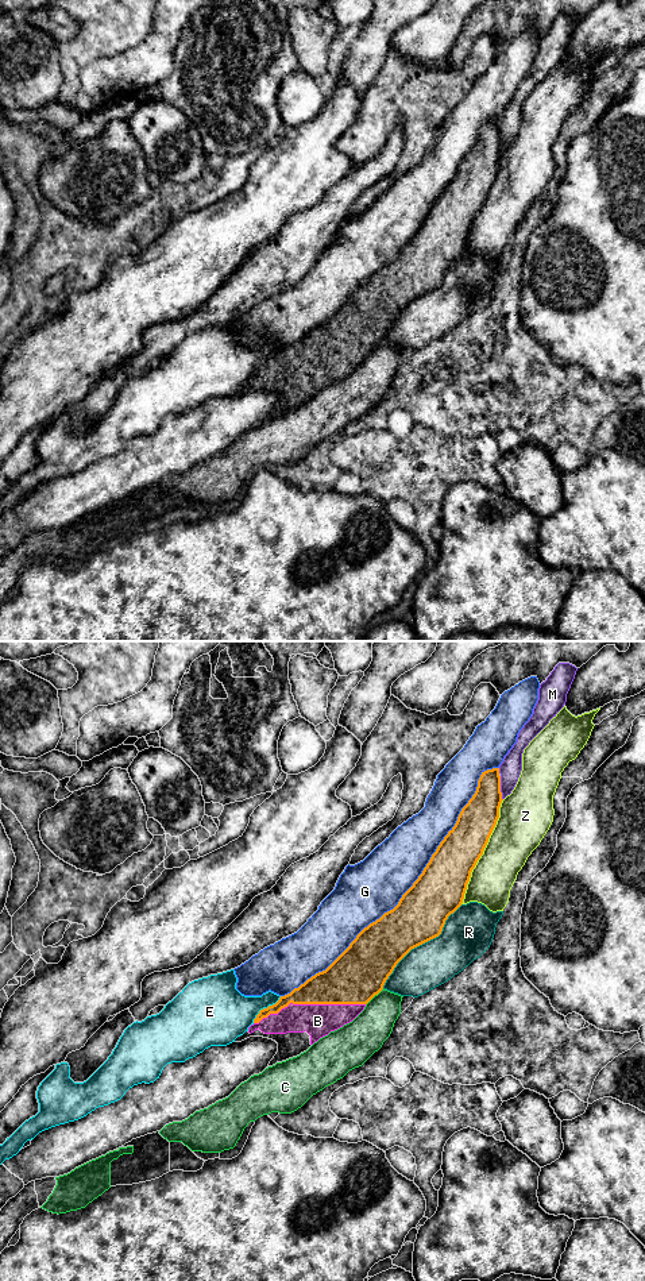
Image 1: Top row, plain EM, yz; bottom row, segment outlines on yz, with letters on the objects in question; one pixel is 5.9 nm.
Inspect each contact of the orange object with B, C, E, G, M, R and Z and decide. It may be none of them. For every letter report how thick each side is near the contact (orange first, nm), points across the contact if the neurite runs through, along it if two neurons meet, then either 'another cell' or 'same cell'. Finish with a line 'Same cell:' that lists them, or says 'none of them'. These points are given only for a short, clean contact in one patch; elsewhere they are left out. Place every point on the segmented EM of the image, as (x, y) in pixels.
B: 280/190 nm | same cell
C: 320/240 nm | another cell
E: 110/320 nm | another cell
G: 300/340 nm | another cell
M: 220/130 nm | another cell
R: 300/280 nm | another cell
Z: 260/280 nm | another cell
Same cell: B

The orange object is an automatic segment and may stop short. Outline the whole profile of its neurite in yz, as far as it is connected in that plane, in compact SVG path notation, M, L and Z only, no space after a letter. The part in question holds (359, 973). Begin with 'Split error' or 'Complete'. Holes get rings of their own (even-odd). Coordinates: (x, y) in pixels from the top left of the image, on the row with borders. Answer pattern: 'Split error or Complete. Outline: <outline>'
Split error. Outline: M499 768L482 772L476 791L461 809L455 826L440 842L422 873L402 895L398 904L364 927L349 946L325 971L316 973L298 988L294 988L290 993L281 996L275 1004L260 1010L254 1019L254 1023L248 1027L248 1033L251 1034L258 1029L264 1034L306 1031L310 1035L310 1045L313 1045L331 1031L352 1022L364 1010L366 1004L383 989L386 980L393 973L397 964L412 949L439 937L448 917L461 906L471 872L483 854L499 818L502 800Z

